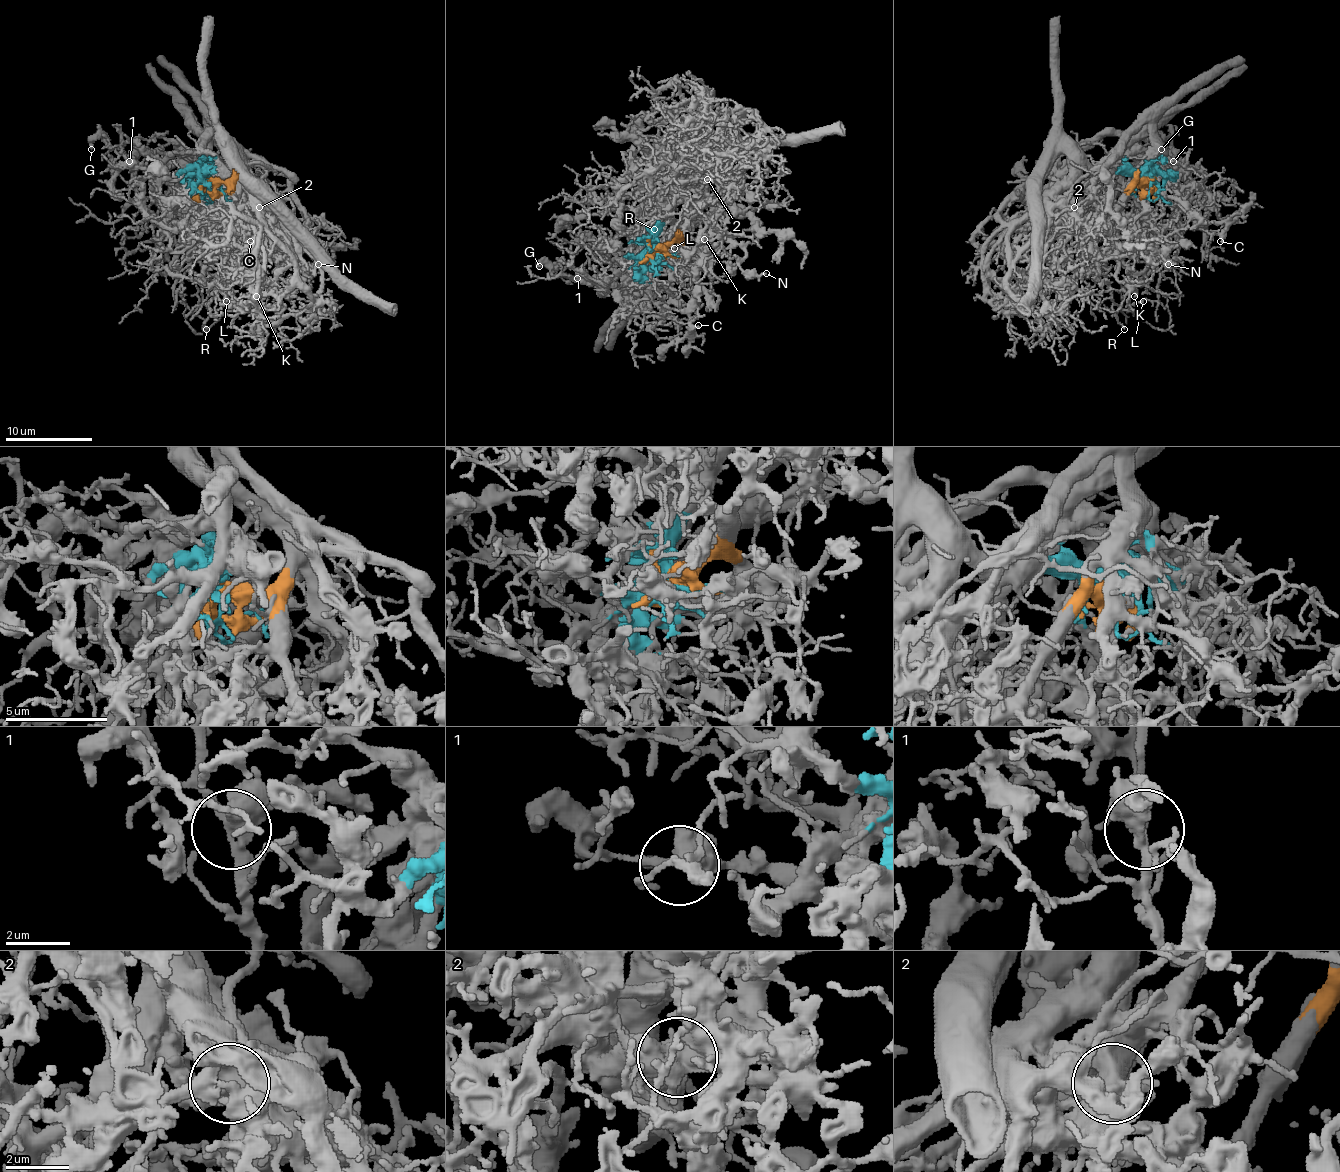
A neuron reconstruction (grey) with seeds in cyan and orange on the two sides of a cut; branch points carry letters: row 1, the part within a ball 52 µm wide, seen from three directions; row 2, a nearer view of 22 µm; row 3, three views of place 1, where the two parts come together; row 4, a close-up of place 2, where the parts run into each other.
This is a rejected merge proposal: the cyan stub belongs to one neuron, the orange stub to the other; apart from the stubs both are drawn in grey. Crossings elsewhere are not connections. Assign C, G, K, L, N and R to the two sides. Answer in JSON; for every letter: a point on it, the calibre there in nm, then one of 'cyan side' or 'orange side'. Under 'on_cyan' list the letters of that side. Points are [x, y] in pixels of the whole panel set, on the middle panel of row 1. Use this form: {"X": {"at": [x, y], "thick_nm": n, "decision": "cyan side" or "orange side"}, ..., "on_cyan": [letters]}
{"C": {"at": [698, 325], "thick_nm": 280, "decision": "orange side"}, "G": {"at": [539, 266], "thick_nm": 260, "decision": "cyan side"}, "K": {"at": [704, 239], "thick_nm": 200, "decision": "cyan side"}, "L": {"at": [674, 248], "thick_nm": 180, "decision": "cyan side"}, "N": {"at": [766, 273], "thick_nm": 110, "decision": "orange side"}, "R": {"at": [654, 229], "thick_nm": 170, "decision": "cyan side"}, "on_cyan": ["G", "K", "L", "R"]}

